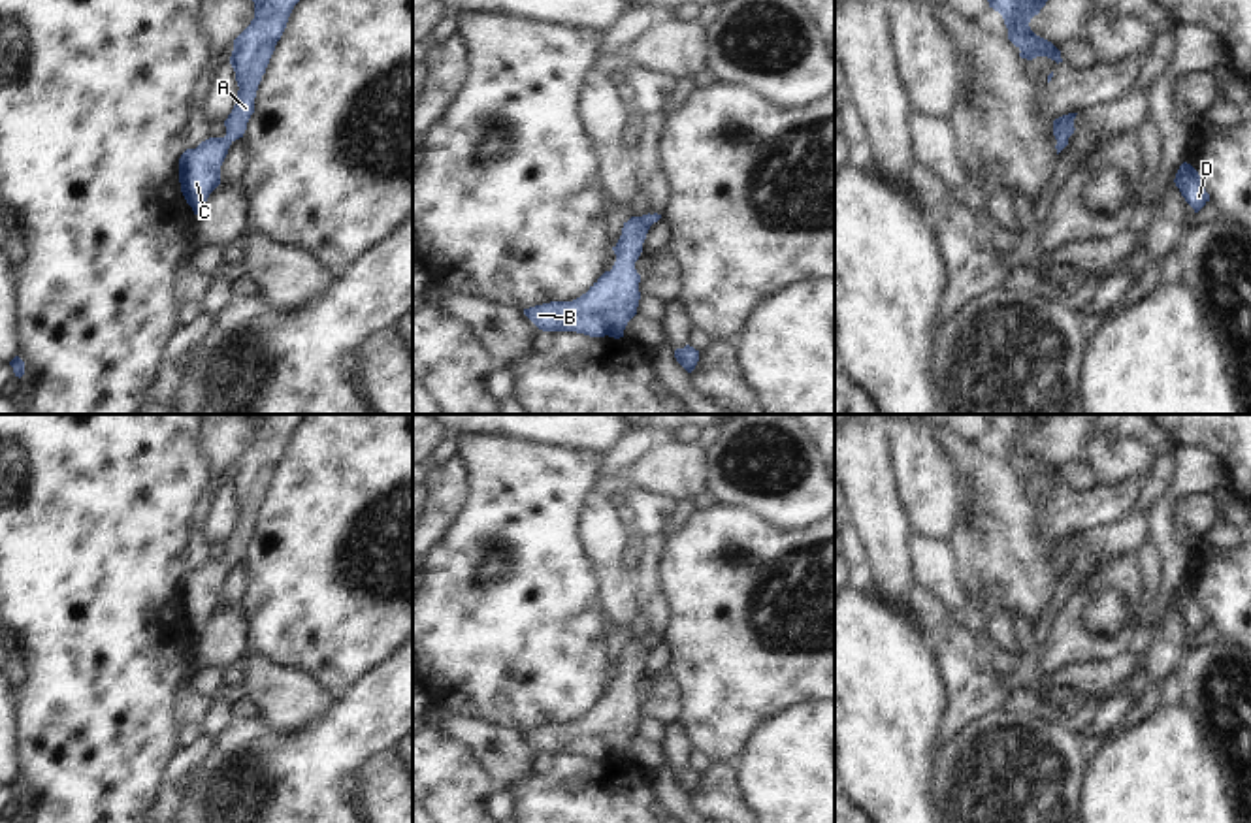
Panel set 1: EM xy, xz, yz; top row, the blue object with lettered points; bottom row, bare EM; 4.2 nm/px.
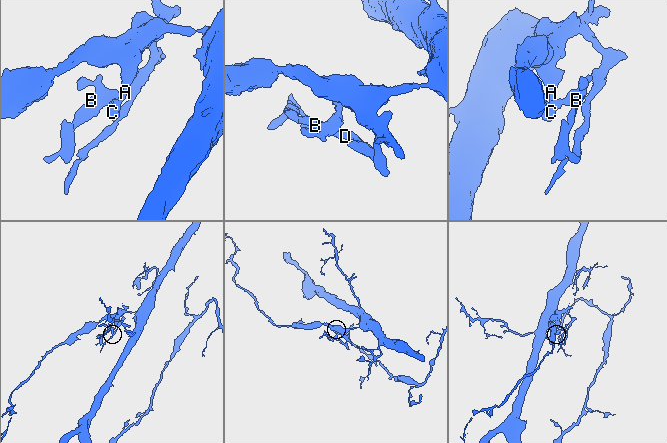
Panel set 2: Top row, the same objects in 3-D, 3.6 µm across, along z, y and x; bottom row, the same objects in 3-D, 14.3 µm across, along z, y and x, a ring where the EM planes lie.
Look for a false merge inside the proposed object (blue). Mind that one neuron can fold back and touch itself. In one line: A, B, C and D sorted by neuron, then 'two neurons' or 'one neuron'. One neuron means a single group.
A B C D; one neuron

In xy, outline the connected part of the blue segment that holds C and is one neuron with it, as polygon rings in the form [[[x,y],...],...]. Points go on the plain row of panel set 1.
[[[245,414],[254,424],[254,441],[234,461],[230,486],[236,493],[236,527],[224,542],[226,557],[209,559],[196,571],[187,571],[179,580],[179,605],[187,625],[200,637],[209,616],[220,606],[220,588],[230,567],[243,559],[254,535],[254,520],[262,497],[281,461],[288,439],[303,414]]]

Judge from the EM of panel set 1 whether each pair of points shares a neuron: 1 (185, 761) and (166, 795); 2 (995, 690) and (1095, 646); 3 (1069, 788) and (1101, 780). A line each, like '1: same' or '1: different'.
1: same
2: same
3: different

